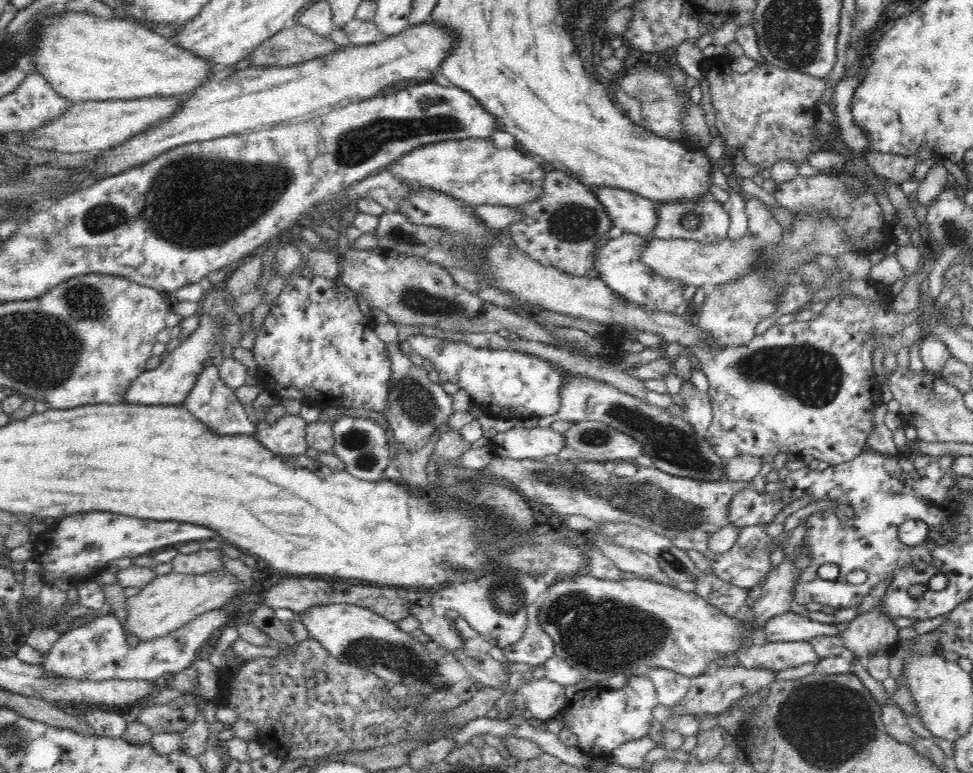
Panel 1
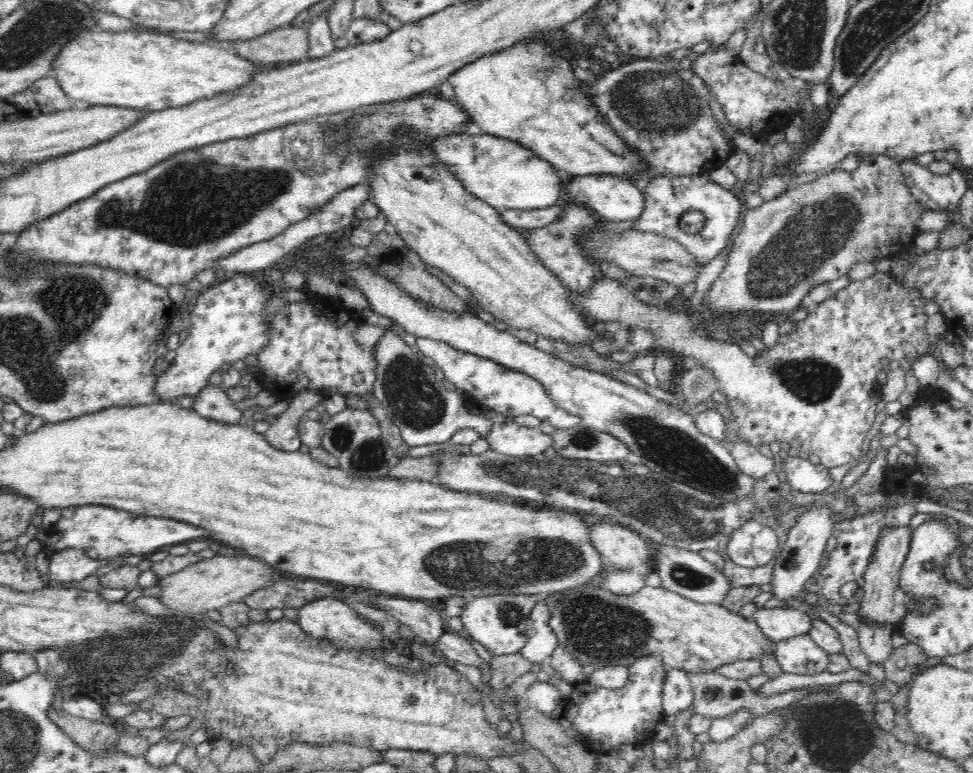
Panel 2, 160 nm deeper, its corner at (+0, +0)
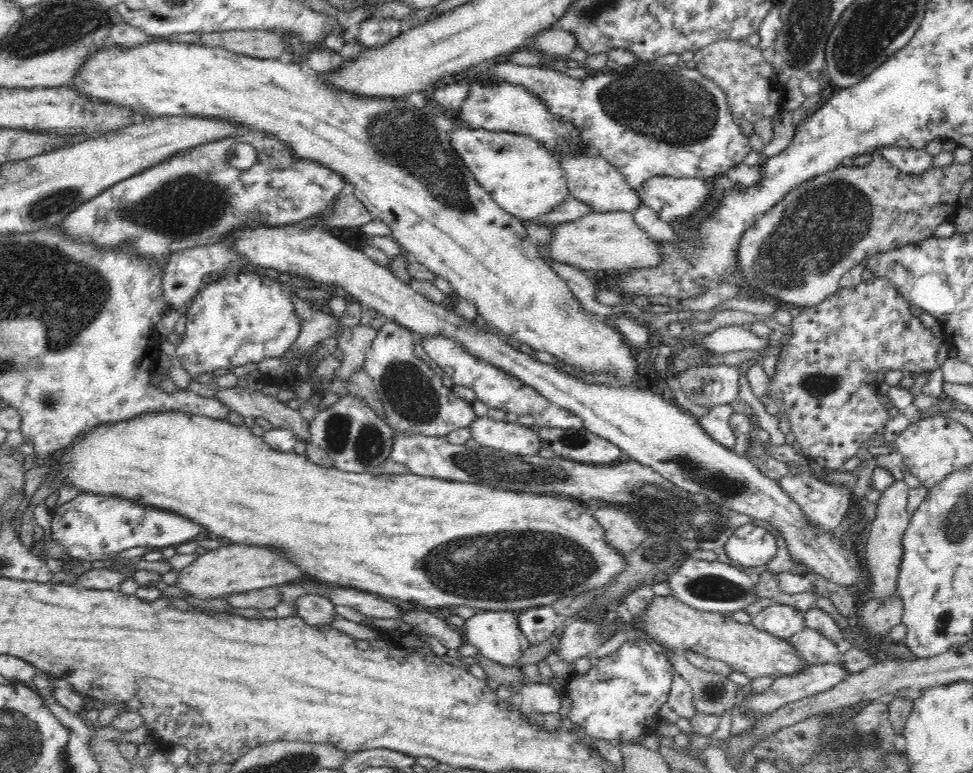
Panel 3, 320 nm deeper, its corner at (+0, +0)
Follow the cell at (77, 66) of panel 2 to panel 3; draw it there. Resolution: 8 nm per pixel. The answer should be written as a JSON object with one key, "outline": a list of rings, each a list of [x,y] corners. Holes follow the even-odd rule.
{"outline":[[[154,38],[152,43],[136,46],[130,49],[118,49],[114,45],[106,44],[100,51],[97,51],[91,60],[88,60],[86,65],[80,68],[74,81],[70,86],[76,88],[83,95],[88,95],[90,98],[96,98],[106,104],[116,104],[124,106],[138,113],[145,118],[154,117],[172,117],[172,116],[198,116],[216,118],[220,121],[230,121],[241,125],[249,132],[263,132],[269,136],[275,136],[281,140],[298,158],[302,160],[313,160],[330,171],[340,175],[344,178],[346,183],[352,184],[355,190],[355,197],[362,202],[366,209],[372,213],[374,219],[385,222],[391,228],[391,234],[395,241],[403,248],[404,252],[420,264],[426,266],[430,272],[437,274],[440,278],[447,280],[451,287],[455,290],[456,296],[459,300],[464,299],[475,303],[477,312],[484,317],[486,323],[496,330],[503,337],[515,337],[520,344],[528,344],[533,350],[549,352],[560,362],[574,366],[576,370],[588,372],[588,374],[598,374],[598,372],[610,372],[616,378],[624,378],[626,386],[636,387],[638,382],[638,362],[632,346],[628,345],[622,335],[616,330],[614,325],[607,323],[596,314],[592,314],[585,310],[585,308],[578,302],[578,299],[572,294],[567,282],[562,280],[554,269],[550,266],[548,260],[543,255],[541,247],[534,245],[522,220],[518,217],[508,214],[504,209],[500,208],[490,197],[486,190],[483,190],[476,178],[470,173],[468,167],[464,165],[464,161],[456,151],[452,150],[450,146],[450,132],[440,130],[438,124],[434,122],[434,112],[428,114],[424,110],[414,112],[408,104],[408,98],[404,96],[400,98],[367,98],[366,96],[359,96],[354,93],[344,93],[344,91],[337,90],[329,86],[321,76],[315,72],[309,72],[302,69],[298,64],[284,59],[259,59],[252,58],[242,54],[237,54],[222,48],[212,48],[206,46],[199,46],[198,44],[167,42],[163,38]]]}

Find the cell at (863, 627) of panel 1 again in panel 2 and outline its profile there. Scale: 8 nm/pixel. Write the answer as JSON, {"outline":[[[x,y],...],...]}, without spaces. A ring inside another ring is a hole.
{"outline":[[[896,526],[884,528],[876,542],[874,556],[870,560],[870,566],[864,573],[864,596],[860,601],[860,608],[857,611],[864,621],[870,623],[888,623],[892,628],[898,630],[903,623],[905,615],[906,593],[900,587],[900,573],[902,566],[910,552],[912,530],[909,526]]]}

